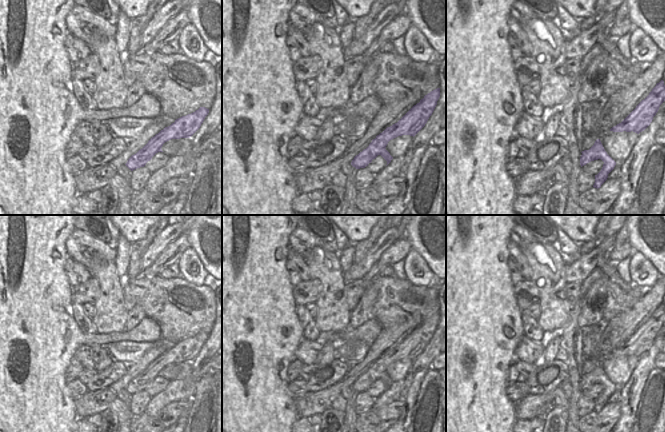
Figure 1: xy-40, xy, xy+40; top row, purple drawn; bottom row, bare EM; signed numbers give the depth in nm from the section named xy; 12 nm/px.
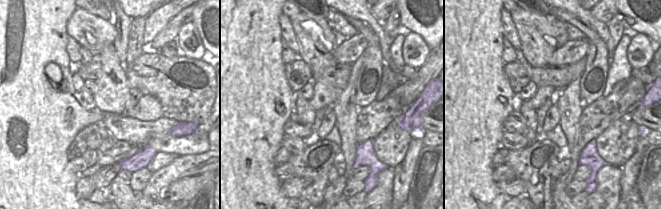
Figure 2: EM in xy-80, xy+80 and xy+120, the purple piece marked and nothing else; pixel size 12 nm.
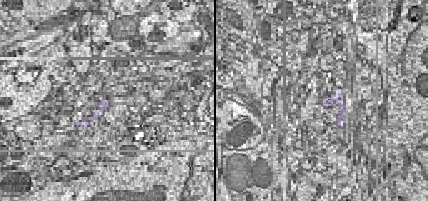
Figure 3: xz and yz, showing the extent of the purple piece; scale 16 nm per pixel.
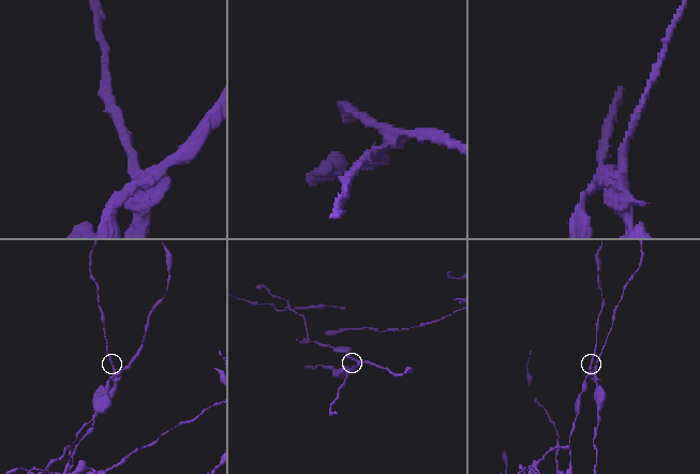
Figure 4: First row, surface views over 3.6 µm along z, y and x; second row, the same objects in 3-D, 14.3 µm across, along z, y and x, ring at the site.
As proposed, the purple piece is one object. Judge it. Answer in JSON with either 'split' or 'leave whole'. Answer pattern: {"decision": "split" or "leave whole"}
{"decision": "split"}

